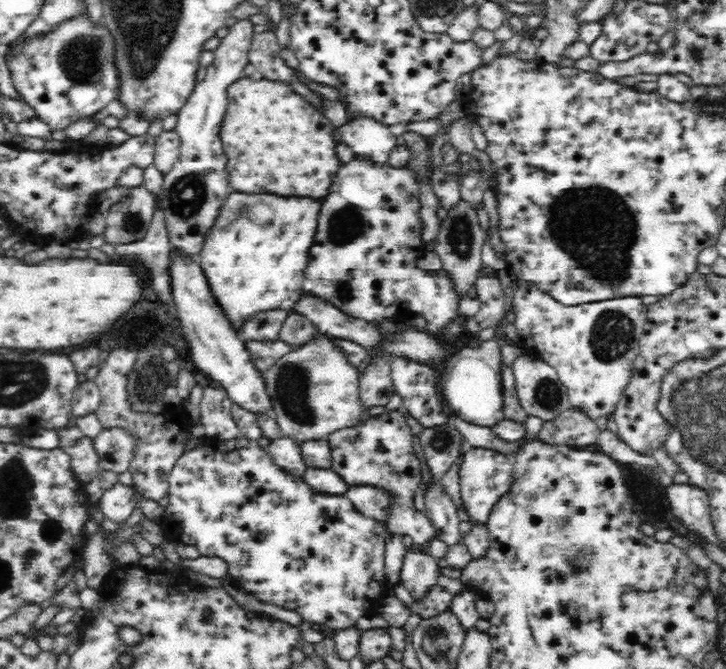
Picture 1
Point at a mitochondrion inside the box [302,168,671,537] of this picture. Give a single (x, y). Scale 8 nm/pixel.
(586, 221)

